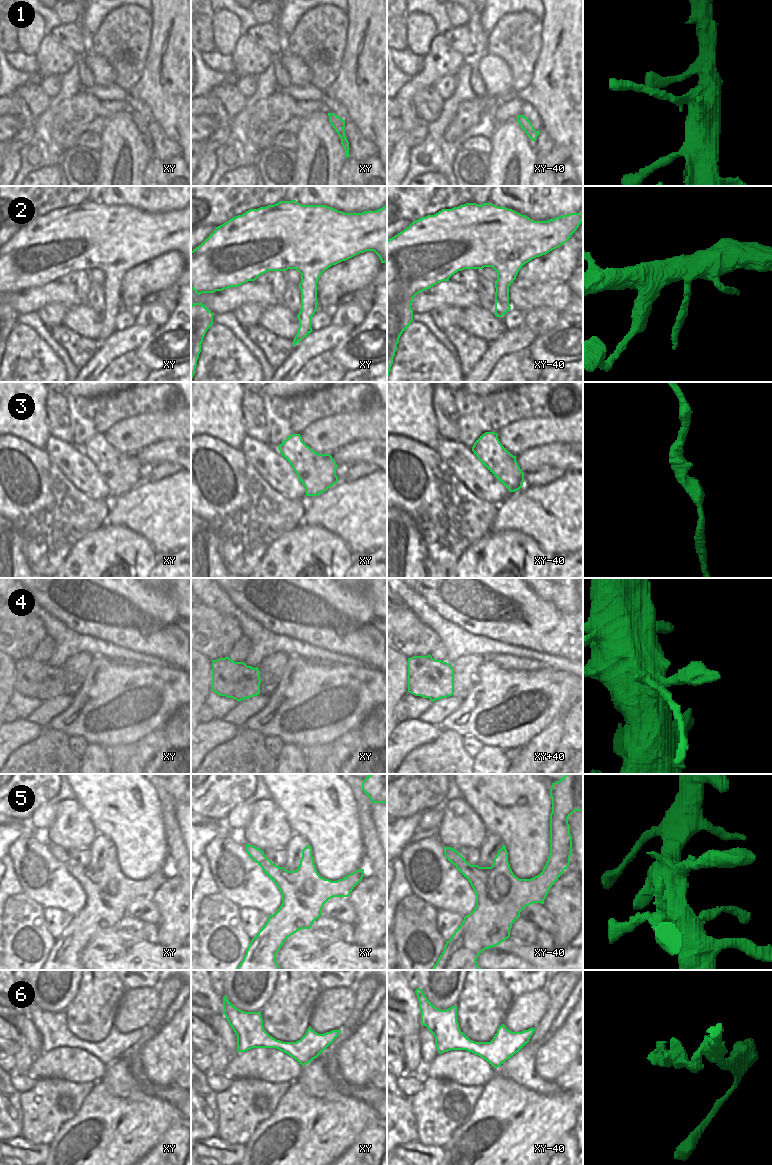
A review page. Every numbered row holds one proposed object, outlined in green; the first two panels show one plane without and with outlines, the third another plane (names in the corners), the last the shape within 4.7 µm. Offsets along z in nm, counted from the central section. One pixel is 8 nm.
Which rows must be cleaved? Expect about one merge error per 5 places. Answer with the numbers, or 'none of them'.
1, 4

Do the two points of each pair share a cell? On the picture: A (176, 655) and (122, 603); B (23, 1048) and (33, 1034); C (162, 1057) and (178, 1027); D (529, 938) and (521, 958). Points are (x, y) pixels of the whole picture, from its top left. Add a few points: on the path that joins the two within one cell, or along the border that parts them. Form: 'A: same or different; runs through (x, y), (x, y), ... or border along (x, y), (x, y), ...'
A: same; runs through (163, 642), (135, 616)
B: different; border along (21, 1035), (35, 1055)
C: same; runs through (169, 1050), (178, 1041), (178, 1034)
D: different; border along (510, 936), (532, 944)

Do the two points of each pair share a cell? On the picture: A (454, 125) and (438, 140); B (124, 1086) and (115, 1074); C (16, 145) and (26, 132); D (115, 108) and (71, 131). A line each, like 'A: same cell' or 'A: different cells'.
A: different cells
B: same cell
C: same cell
D: same cell

